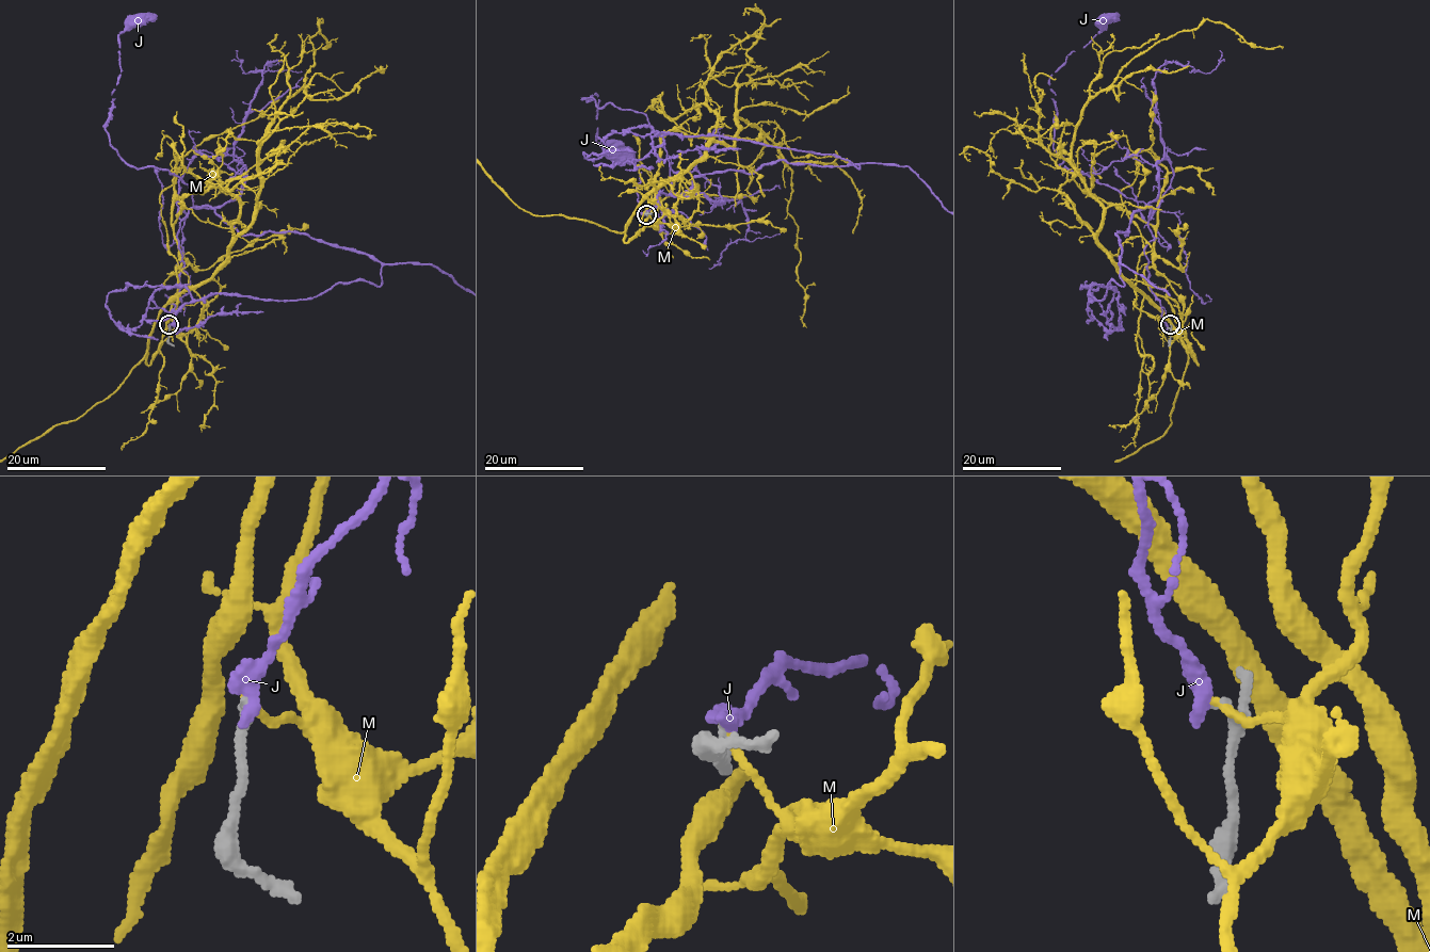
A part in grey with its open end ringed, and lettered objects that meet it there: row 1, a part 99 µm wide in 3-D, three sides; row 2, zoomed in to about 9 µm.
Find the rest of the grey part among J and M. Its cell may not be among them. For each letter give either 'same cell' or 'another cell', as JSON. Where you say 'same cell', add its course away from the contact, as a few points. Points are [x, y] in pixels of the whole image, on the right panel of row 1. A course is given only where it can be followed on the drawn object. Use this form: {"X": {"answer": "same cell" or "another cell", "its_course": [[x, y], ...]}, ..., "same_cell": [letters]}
{"J": {"answer": "another cell"}, "M": {"answer": "another cell"}, "same_cell": []}

